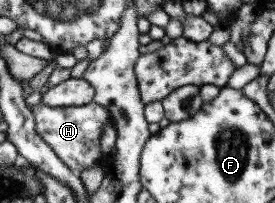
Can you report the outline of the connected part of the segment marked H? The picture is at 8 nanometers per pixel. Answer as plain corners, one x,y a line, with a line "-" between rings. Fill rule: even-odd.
93,101
79,107
51,107
39,102
31,106
30,111
38,137
69,170
81,172
102,160
99,146
101,126
113,123
105,107

